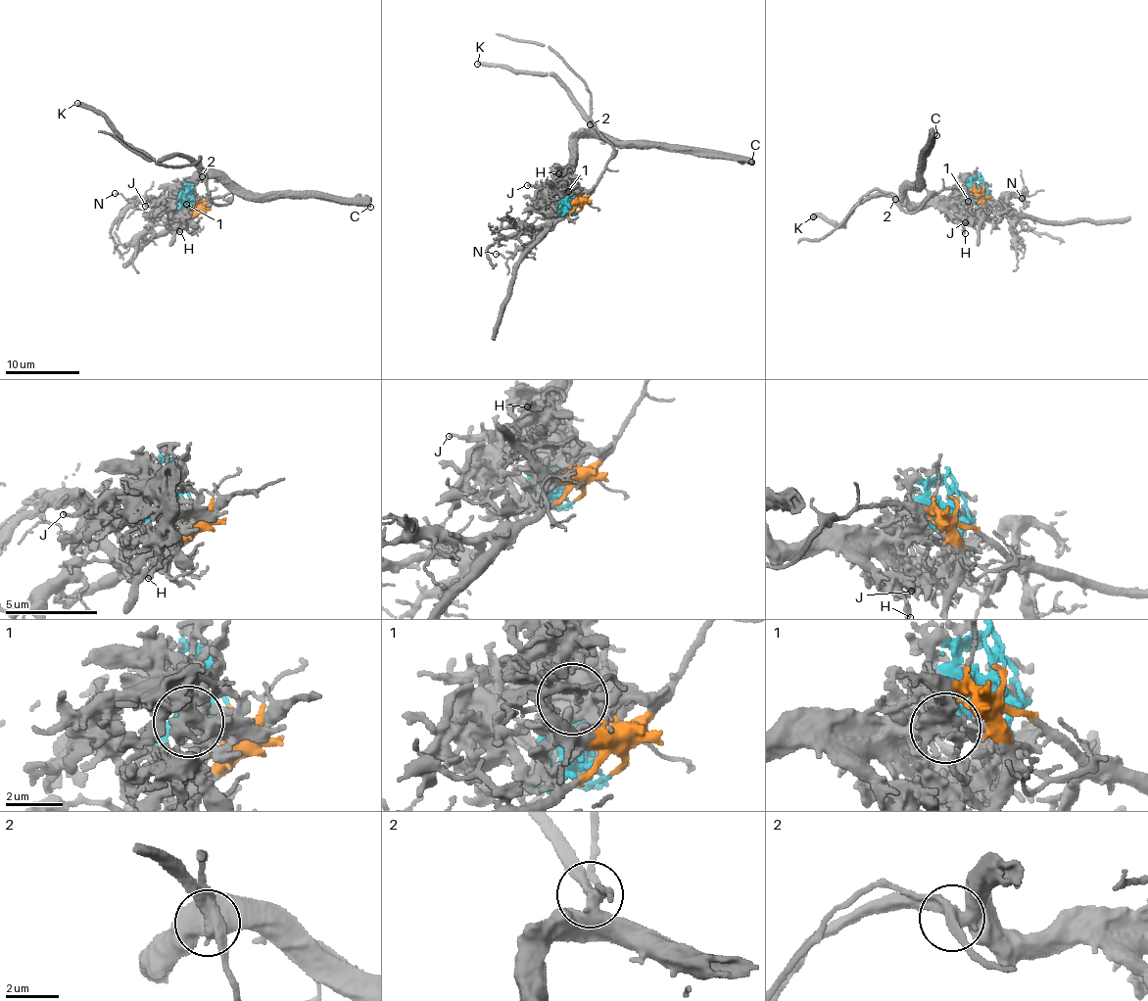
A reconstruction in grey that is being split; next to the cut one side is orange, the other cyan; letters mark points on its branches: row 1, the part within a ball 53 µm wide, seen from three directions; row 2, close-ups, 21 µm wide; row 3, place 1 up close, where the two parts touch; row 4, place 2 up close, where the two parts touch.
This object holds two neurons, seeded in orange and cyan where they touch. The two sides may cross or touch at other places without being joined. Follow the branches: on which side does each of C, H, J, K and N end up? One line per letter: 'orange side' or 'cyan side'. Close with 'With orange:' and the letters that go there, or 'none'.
C: cyan side
H: cyan side
J: cyan side
K: cyan side
N: orange side
With orange: N

